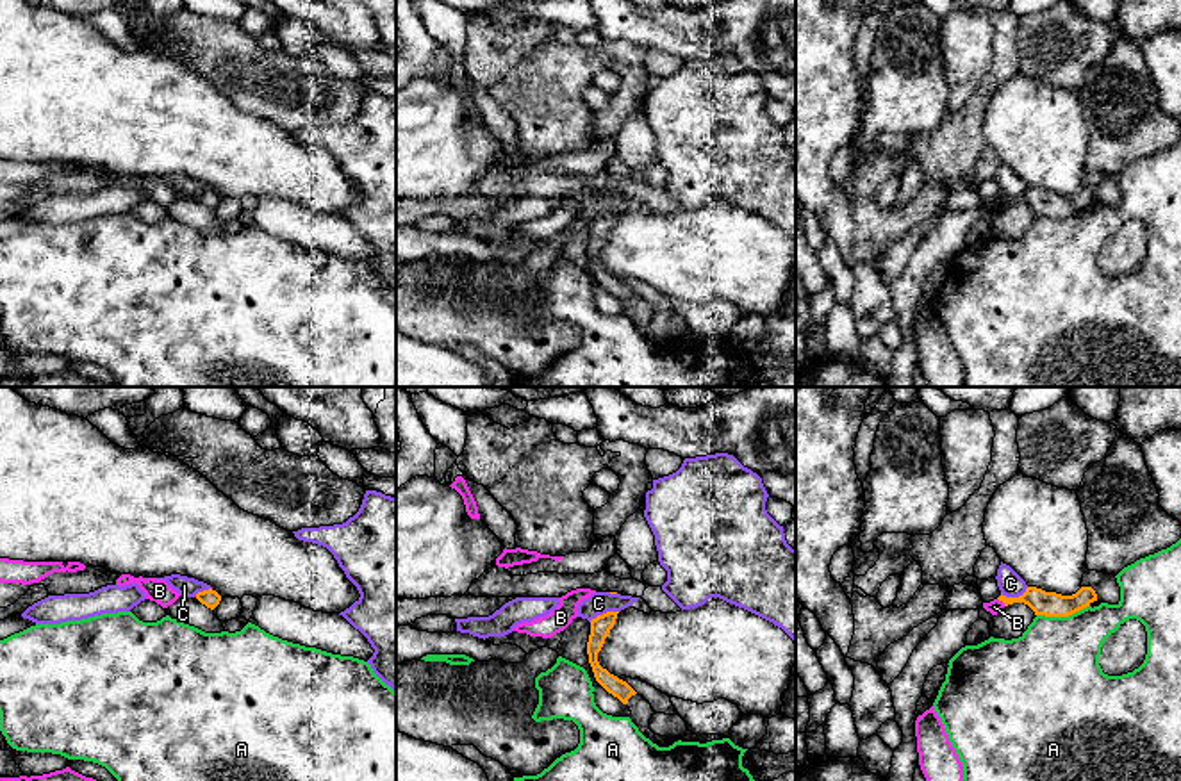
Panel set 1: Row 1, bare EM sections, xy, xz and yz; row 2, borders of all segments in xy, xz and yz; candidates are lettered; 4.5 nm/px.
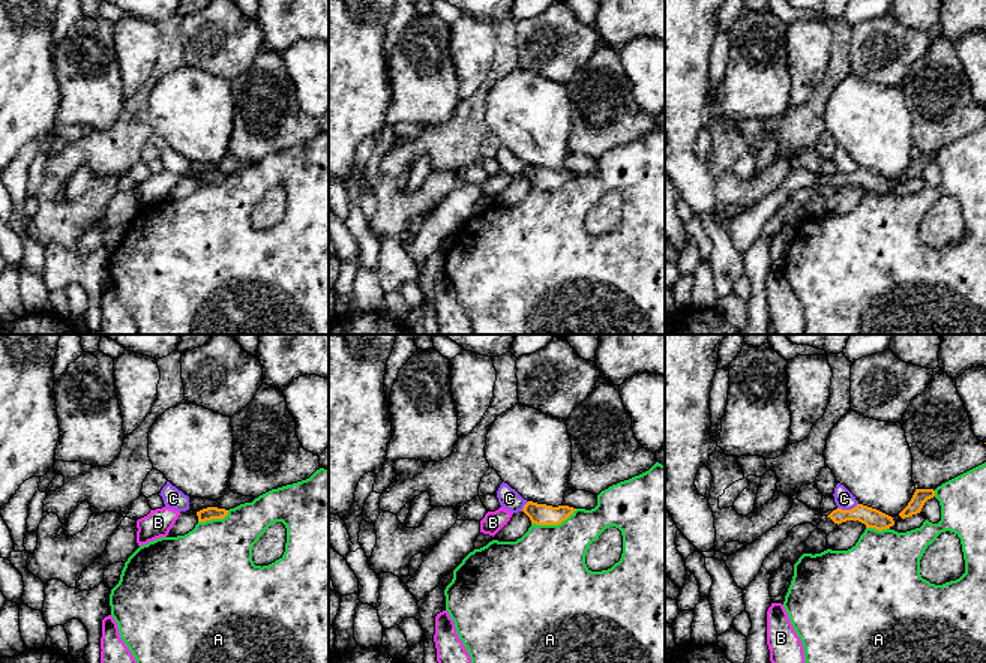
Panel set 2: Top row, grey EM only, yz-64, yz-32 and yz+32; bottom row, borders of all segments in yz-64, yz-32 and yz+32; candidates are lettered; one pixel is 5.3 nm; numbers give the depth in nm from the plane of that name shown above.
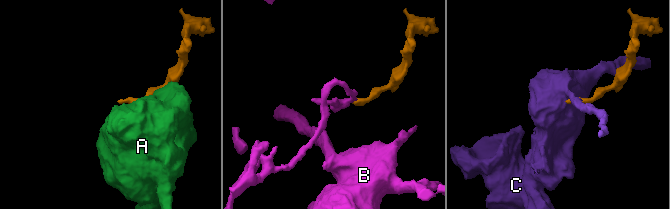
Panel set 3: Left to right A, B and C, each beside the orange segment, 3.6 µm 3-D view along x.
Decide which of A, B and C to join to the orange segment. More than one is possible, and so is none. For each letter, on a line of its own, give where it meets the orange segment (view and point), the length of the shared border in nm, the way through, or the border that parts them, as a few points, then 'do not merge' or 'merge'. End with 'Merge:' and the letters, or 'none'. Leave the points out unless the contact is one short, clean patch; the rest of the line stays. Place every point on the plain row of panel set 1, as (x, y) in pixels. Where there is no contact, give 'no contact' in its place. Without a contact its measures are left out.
A: contact yz (1062, 216); length 240 nm; do not merge
B: contact yz (1001, 200); length 50 nm; border yz (998, 198), (1005, 205); do not merge
C: contact xz (603, 214); length 140 nm; border xz (618, 211), (607, 211), (589, 221); do not merge
Merge: none

